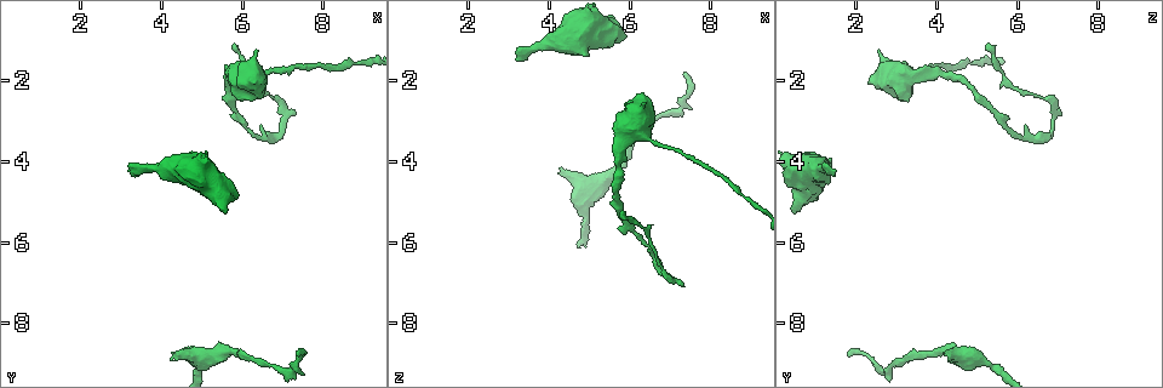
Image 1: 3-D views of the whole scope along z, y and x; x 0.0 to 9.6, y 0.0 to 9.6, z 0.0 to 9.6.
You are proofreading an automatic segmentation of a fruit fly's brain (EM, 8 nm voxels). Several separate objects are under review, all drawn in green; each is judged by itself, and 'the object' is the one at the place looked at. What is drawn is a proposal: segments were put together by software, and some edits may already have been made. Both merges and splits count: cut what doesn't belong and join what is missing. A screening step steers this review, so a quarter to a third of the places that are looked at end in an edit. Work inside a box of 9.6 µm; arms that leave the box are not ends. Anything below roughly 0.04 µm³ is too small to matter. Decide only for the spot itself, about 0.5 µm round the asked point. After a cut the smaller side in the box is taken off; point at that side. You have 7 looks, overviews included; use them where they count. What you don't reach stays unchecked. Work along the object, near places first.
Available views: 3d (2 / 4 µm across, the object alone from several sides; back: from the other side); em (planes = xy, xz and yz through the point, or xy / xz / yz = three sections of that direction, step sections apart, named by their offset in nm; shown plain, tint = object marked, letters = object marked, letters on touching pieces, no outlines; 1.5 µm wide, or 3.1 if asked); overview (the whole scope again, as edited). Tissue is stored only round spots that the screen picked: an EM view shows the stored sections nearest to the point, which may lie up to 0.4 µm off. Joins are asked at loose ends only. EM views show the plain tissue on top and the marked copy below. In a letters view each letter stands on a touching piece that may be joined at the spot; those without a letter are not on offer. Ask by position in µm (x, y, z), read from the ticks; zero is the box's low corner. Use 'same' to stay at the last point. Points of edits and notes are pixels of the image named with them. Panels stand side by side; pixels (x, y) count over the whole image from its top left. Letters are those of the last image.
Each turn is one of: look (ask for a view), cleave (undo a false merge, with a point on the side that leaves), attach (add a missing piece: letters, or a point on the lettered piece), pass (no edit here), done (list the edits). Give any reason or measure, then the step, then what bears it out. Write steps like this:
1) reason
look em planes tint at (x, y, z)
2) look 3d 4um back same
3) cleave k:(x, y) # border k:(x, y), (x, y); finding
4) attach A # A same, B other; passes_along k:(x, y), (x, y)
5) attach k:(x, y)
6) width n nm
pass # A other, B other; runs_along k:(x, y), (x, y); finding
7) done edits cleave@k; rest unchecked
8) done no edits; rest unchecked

free end
look em planes letters at (3.20, 4.25, 1.40)

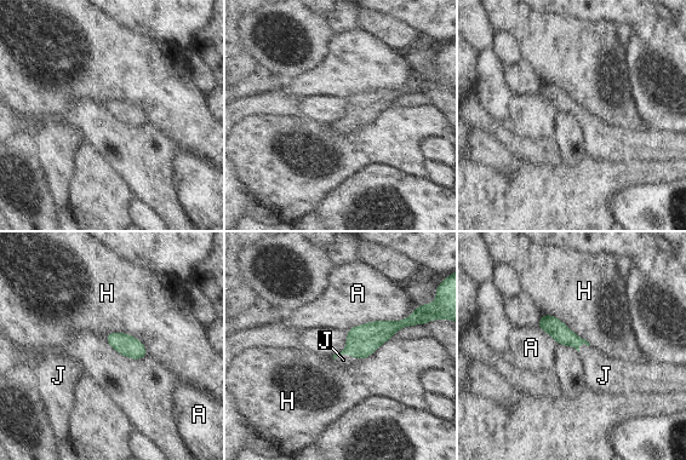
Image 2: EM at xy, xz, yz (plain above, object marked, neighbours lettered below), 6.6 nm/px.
longest_contact A 480 nm
attach J # A other, H other, J same; passes_along 2:(362, 340), (347, 354), (343, 360); the neuron continues

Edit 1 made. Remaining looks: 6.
redraw
look overview

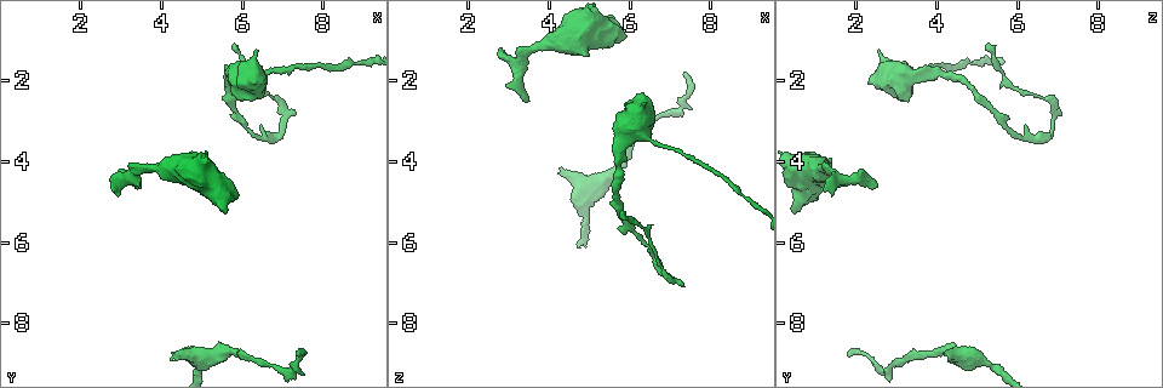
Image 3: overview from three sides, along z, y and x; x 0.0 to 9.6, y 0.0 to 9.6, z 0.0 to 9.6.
stops while still wide
look em xz step 4 tint at (6.35, 2.05, 2.30)

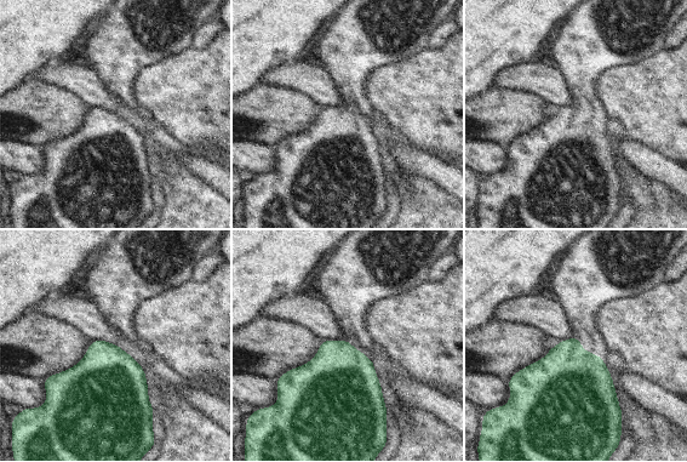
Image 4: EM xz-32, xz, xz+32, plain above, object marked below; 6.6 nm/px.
look em xz step 4 letters same

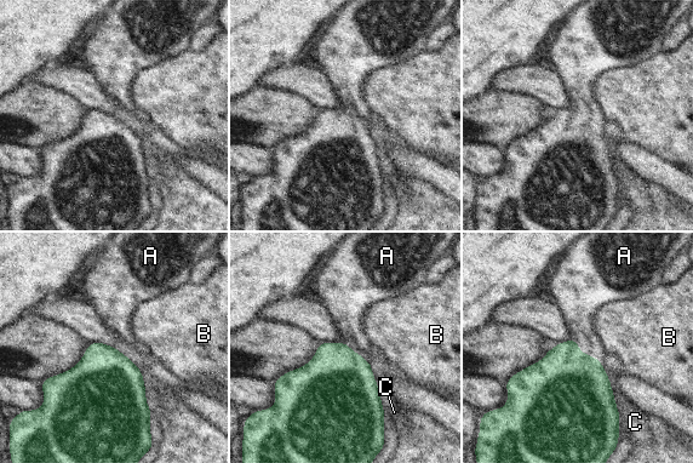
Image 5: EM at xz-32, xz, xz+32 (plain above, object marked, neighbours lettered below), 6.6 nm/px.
longest_contact A 220 nm
attach A # A same, B other, C other; the neuron continues

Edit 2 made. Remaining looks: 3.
see it whole again
look overview

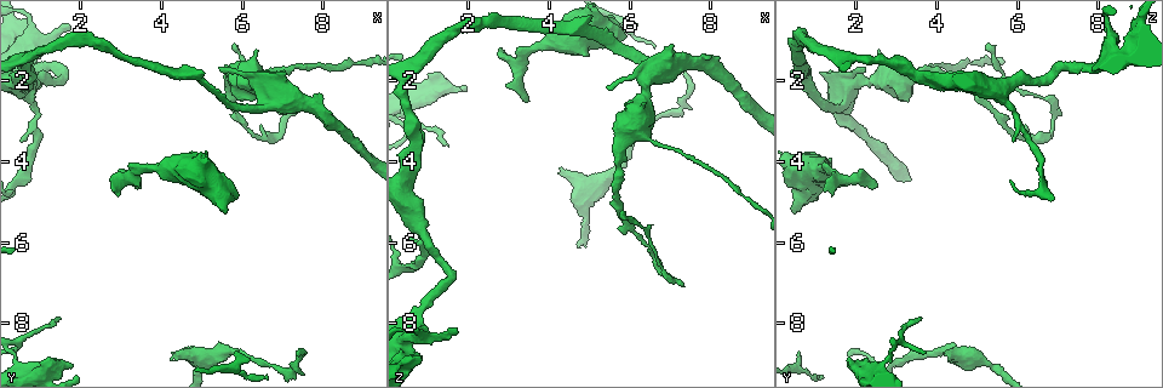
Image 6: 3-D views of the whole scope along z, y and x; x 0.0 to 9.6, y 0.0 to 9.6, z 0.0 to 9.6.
an open end
look em planes letters at (4.30, 8.75, 4.20)

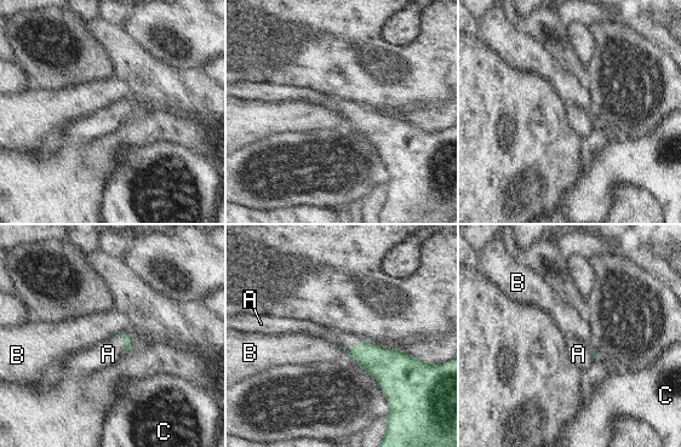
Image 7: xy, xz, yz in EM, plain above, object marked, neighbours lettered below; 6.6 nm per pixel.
attach A # A same, B other, C other; passes_along 7:(126, 338), (124, 339), (108, 354); the neuron continues

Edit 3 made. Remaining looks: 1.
done edits attach@2, attach@5, attach@7; rest unchecked

